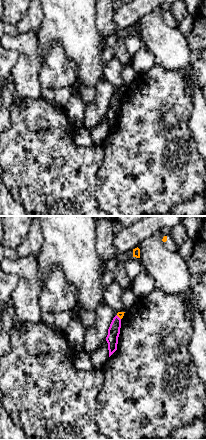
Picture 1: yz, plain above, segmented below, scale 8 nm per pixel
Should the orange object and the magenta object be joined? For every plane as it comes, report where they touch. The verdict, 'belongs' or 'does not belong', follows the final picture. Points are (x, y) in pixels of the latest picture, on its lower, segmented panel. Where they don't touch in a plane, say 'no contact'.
meets orange at (118, 316)

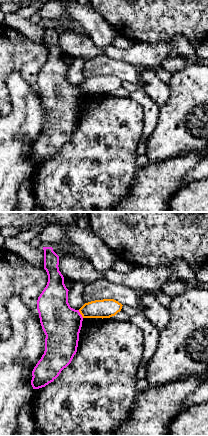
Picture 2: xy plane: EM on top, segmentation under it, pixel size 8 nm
meets orange at (80, 313)

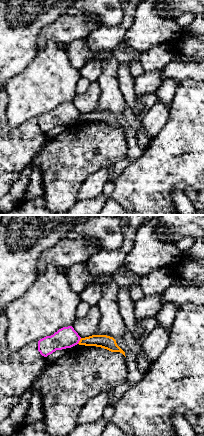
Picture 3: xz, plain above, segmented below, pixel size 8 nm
meets orange at (79, 341)

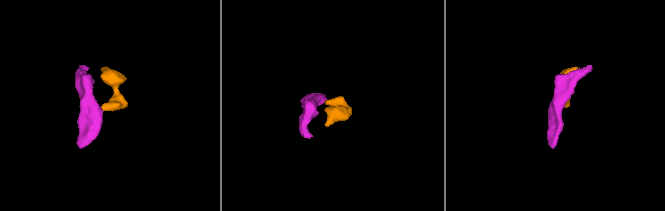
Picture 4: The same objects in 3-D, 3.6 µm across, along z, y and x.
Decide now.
does not belong

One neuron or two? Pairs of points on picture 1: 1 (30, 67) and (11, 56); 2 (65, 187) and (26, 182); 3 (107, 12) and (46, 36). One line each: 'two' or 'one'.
1: two
2: one
3: two

